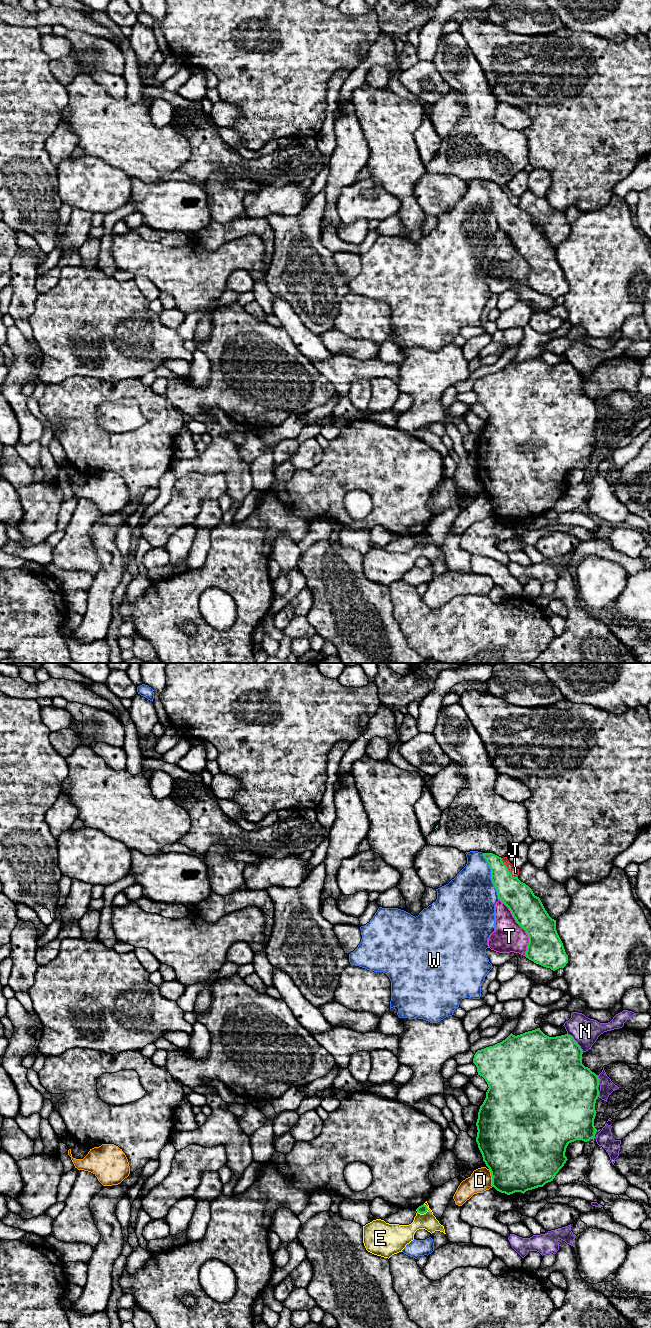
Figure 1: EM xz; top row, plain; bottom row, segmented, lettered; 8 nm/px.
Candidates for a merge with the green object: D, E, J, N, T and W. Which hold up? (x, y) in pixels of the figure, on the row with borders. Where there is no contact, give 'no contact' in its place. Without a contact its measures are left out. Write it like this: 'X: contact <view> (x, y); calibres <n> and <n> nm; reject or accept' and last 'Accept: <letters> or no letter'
D: contact xz (492, 1178); calibres 480 and 180 nm; reject
E: contact xz (422, 1213); calibres 70 and 180 nm; reject
J: contact xz (507, 869); calibres 240 and 60 nm; reject
N: contact xz (576, 1042); calibres 440 and 220 nm; reject
T: contact xz (522, 927); calibres 280 and 240 nm; reject
W: contact xz (491, 876); calibres 220 and 420 nm; reject
Accept: no letter

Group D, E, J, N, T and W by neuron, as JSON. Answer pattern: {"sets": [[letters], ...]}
{"sets": [["D"], ["E"], ["J"], ["N"], ["T"], ["W"]]}

